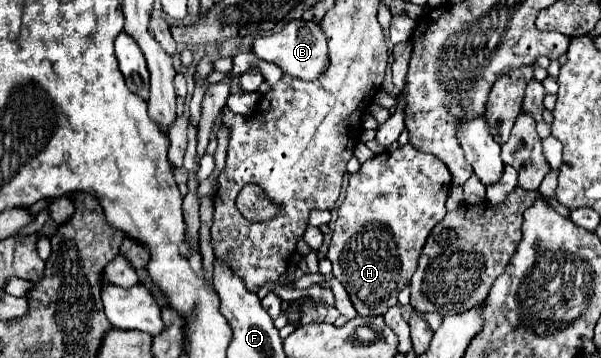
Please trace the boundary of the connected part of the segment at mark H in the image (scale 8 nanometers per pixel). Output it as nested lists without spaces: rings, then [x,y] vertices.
[[[411,145],[385,151],[365,161],[357,173],[349,177],[345,201],[339,207],[333,239],[327,251],[327,259],[333,263],[333,275],[347,289],[357,315],[377,317],[385,315],[389,307],[397,305],[399,291],[409,285],[413,271],[417,269],[419,253],[427,241],[431,229],[445,217],[445,201],[451,189],[451,173],[435,155],[421,153]]]

